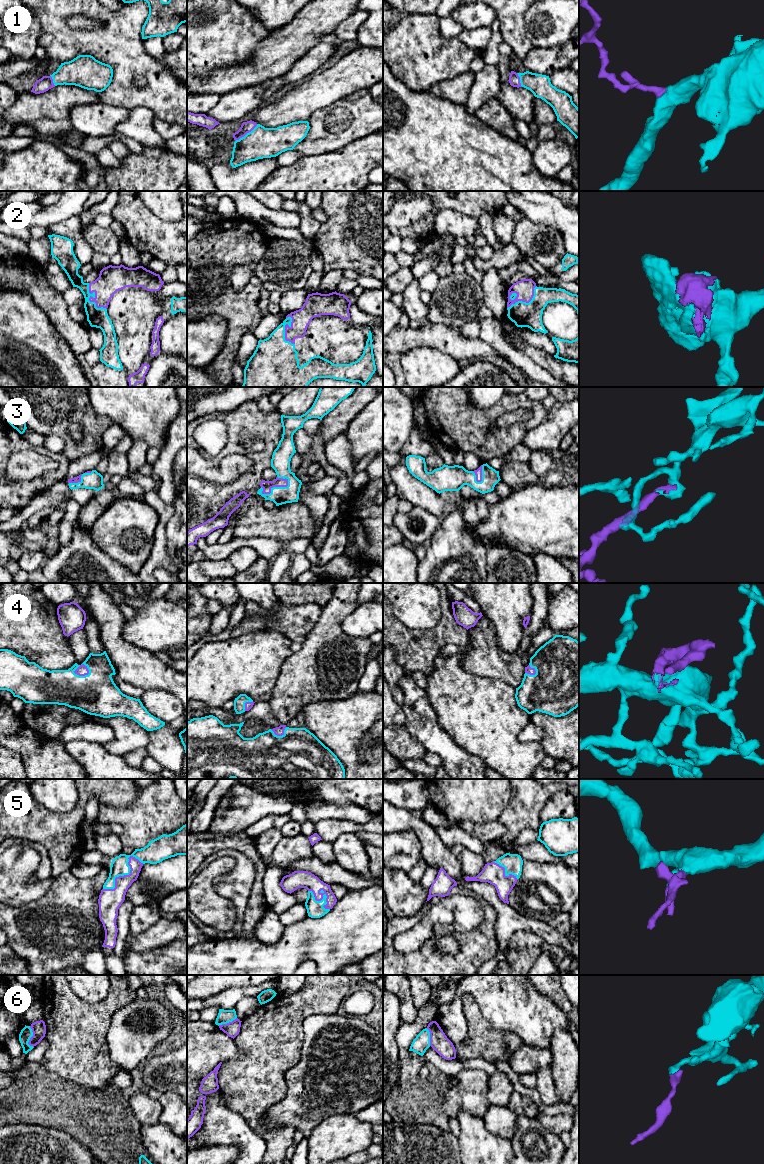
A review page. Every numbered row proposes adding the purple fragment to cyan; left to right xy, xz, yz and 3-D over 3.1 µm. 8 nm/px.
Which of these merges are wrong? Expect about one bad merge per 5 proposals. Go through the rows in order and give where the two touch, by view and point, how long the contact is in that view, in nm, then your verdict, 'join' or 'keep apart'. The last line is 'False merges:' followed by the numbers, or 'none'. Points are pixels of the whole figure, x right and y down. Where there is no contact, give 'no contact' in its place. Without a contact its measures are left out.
1: contact xz (247, 133); length 240 nm; join
2: contact xy (89, 301); length 260 nm; join
3: contact xz (276, 487); length 260 nm; join
4: contact xy (82, 676); length 140 nm; join
5: contact xy (127, 874); length 380 nm; join
6: contact xy (31, 1036); length 180 nm; keep apart
False merges: 6

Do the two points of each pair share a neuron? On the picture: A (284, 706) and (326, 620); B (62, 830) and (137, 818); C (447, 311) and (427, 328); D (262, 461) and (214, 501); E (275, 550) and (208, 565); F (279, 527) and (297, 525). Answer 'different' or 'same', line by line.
A: same
B: different
C: different
D: same
E: different
F: same

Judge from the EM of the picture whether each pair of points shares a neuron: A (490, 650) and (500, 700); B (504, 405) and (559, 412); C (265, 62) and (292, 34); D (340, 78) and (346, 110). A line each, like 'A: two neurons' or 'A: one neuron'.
A: two neurons
B: two neurons
C: one neuron
D: two neurons

